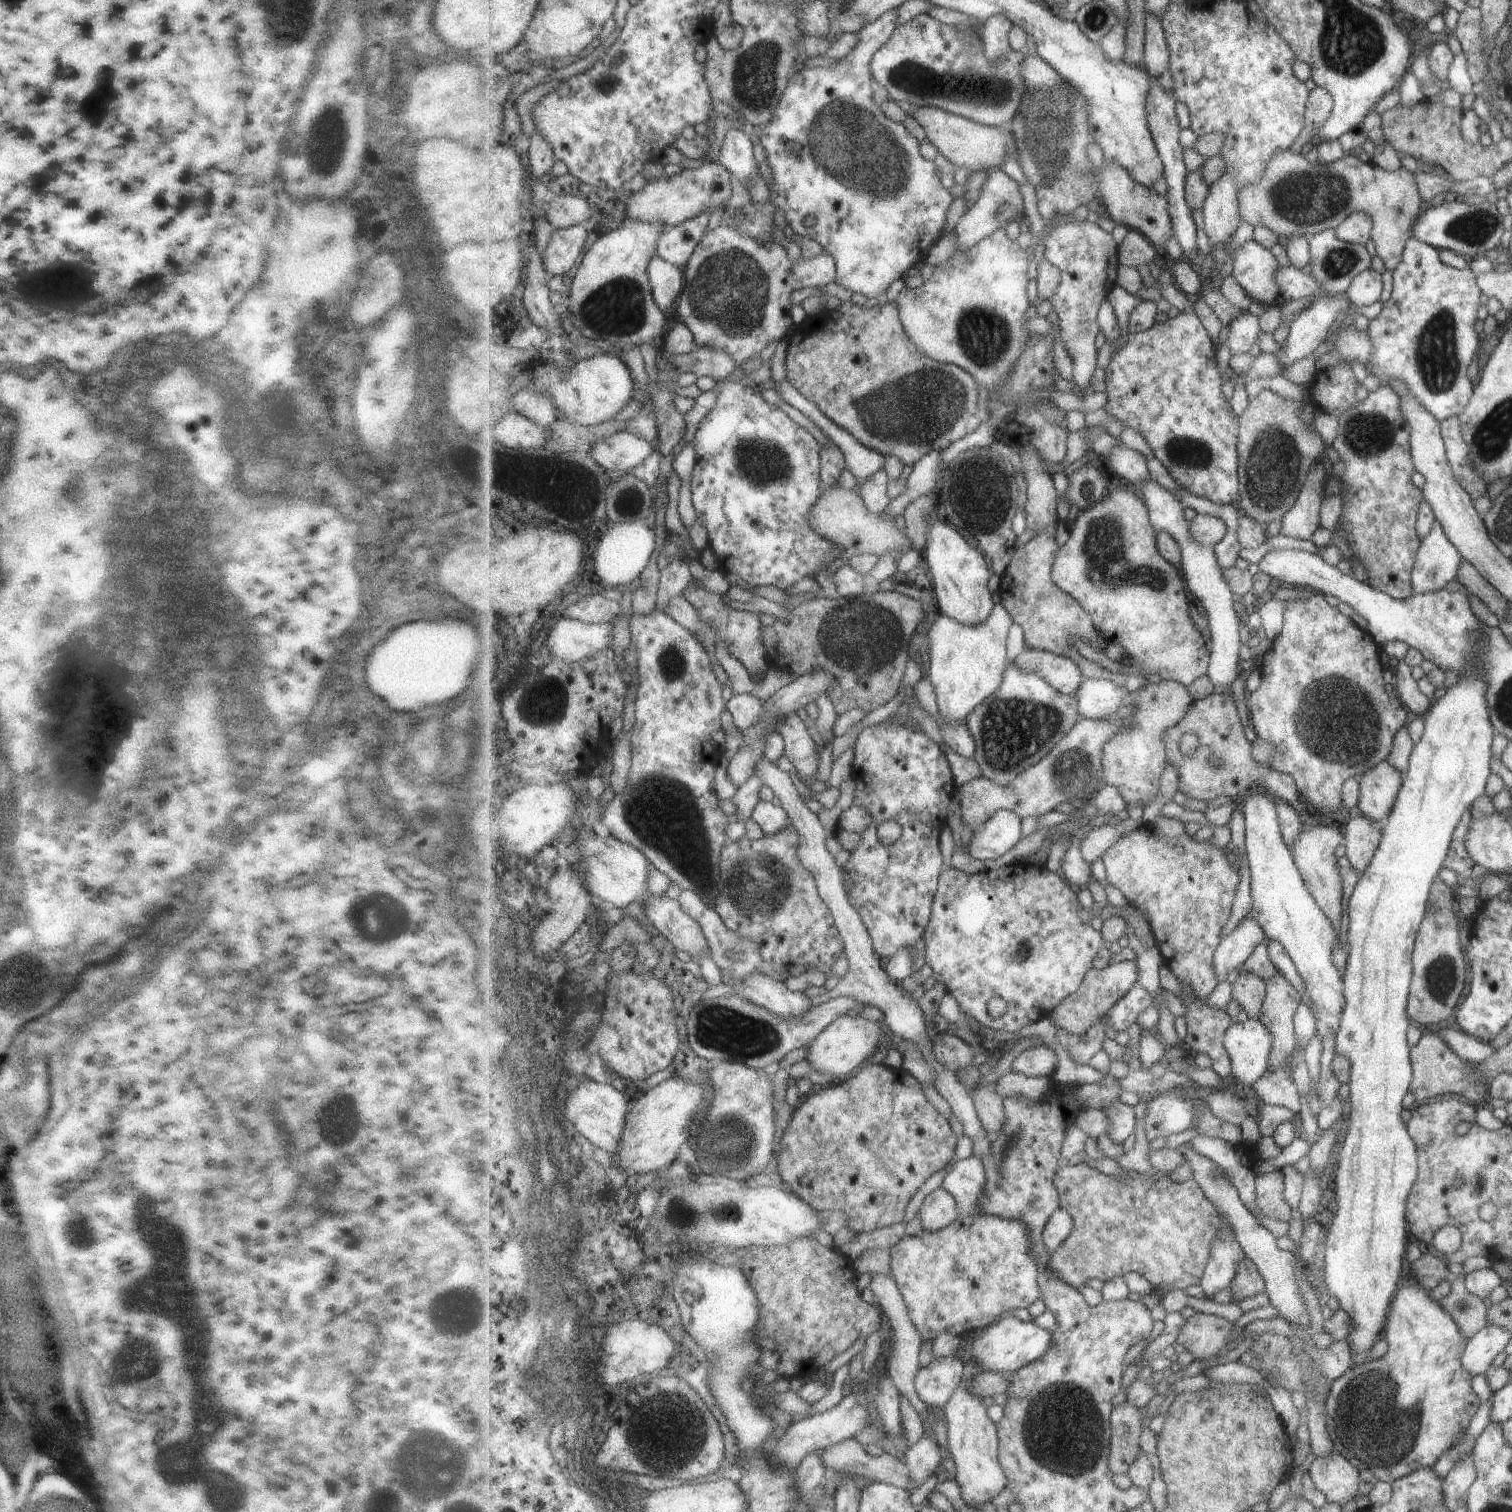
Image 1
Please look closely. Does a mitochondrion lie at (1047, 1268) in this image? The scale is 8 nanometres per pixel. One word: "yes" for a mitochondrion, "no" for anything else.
no

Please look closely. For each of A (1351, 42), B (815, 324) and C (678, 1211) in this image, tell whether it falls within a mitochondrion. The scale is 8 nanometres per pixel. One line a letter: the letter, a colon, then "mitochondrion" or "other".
A: mitochondrion
B: other
C: mitochondrion

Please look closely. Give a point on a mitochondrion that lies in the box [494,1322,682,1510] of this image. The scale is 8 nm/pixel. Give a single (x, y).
(591, 1472)

